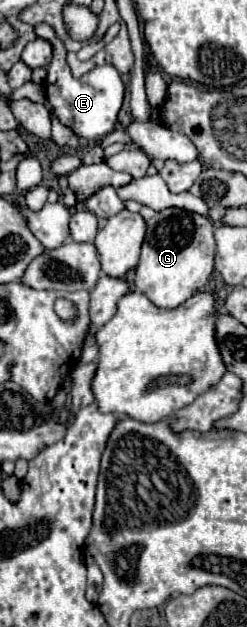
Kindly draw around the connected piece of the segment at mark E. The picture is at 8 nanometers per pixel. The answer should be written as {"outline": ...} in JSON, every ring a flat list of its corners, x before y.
{"outline":[[35,24,35,32,41,38,49,40,53,46,53,60,47,68,47,100,53,106,53,112,57,114,57,118,81,138,97,140,97,138,107,136,113,130,119,108,123,104,125,88,123,88,119,72,113,66,105,64,105,66,93,68,89,74,75,80,71,76,71,68,67,64,65,44,57,38,55,30,49,24]]}

